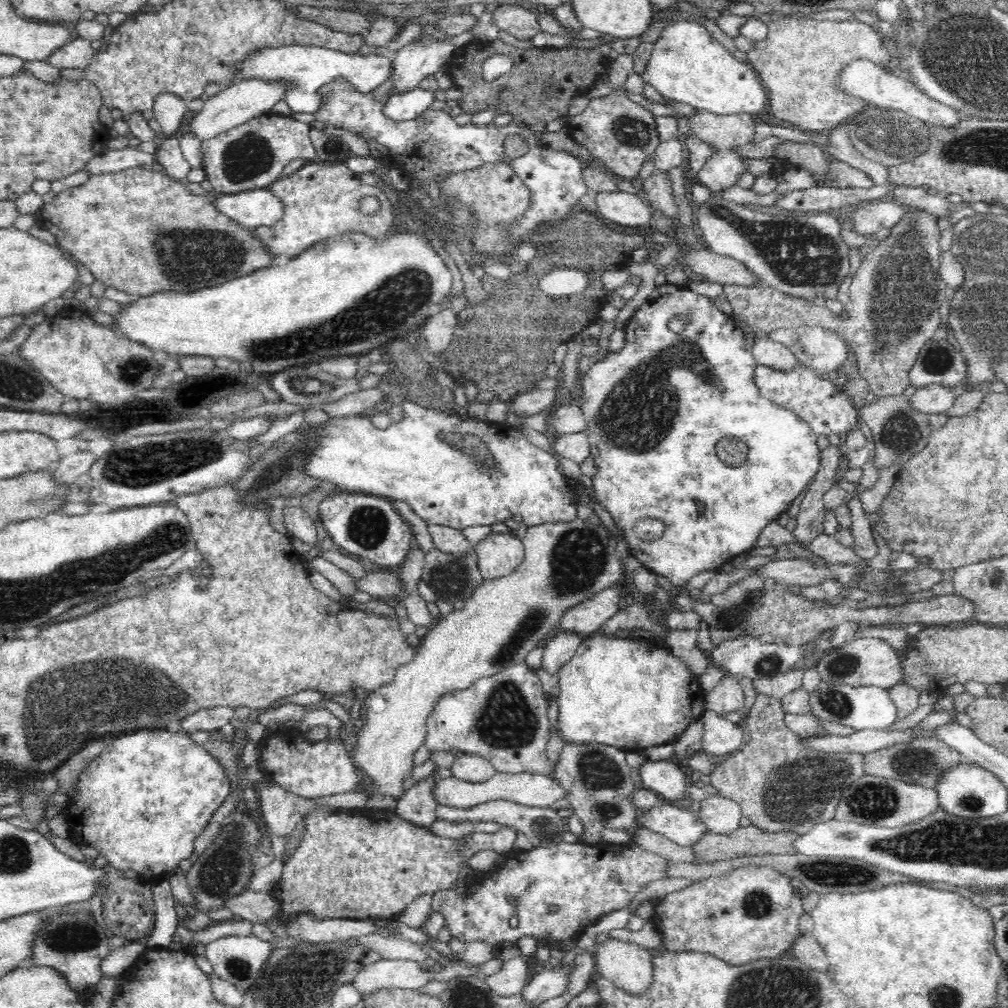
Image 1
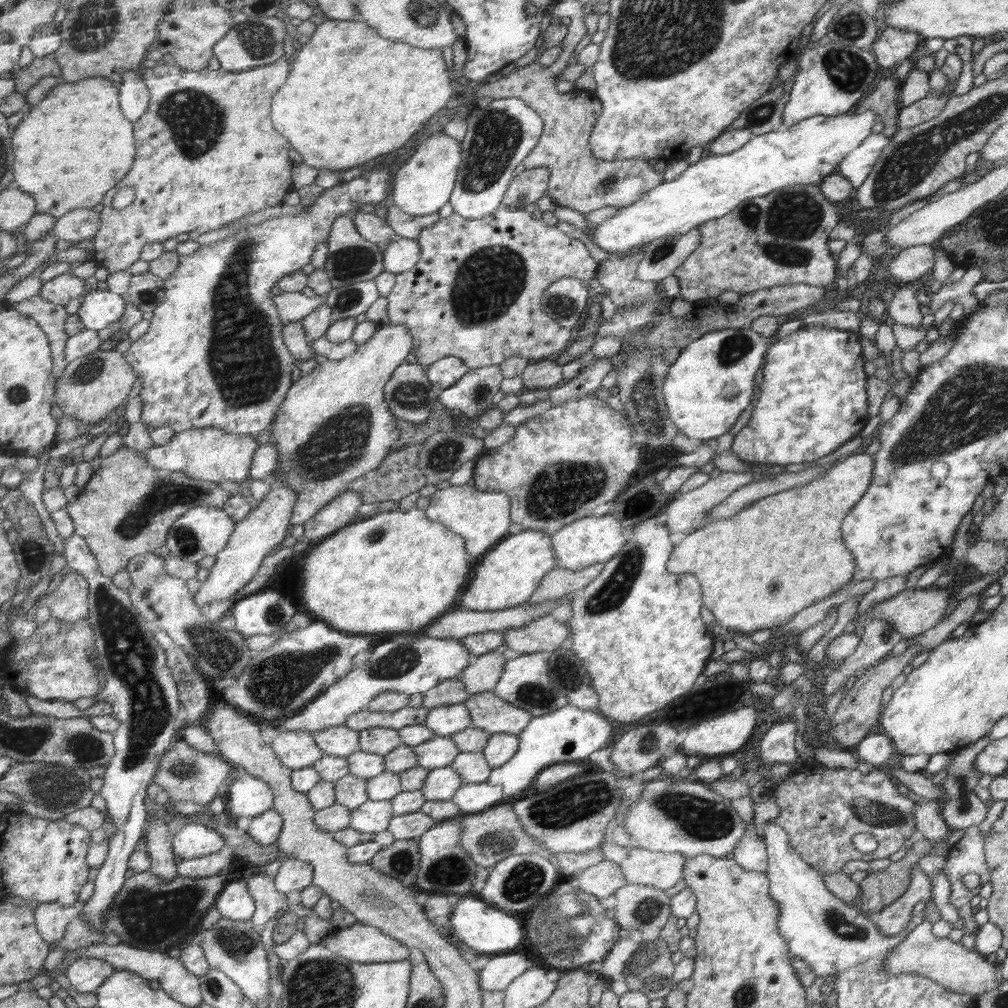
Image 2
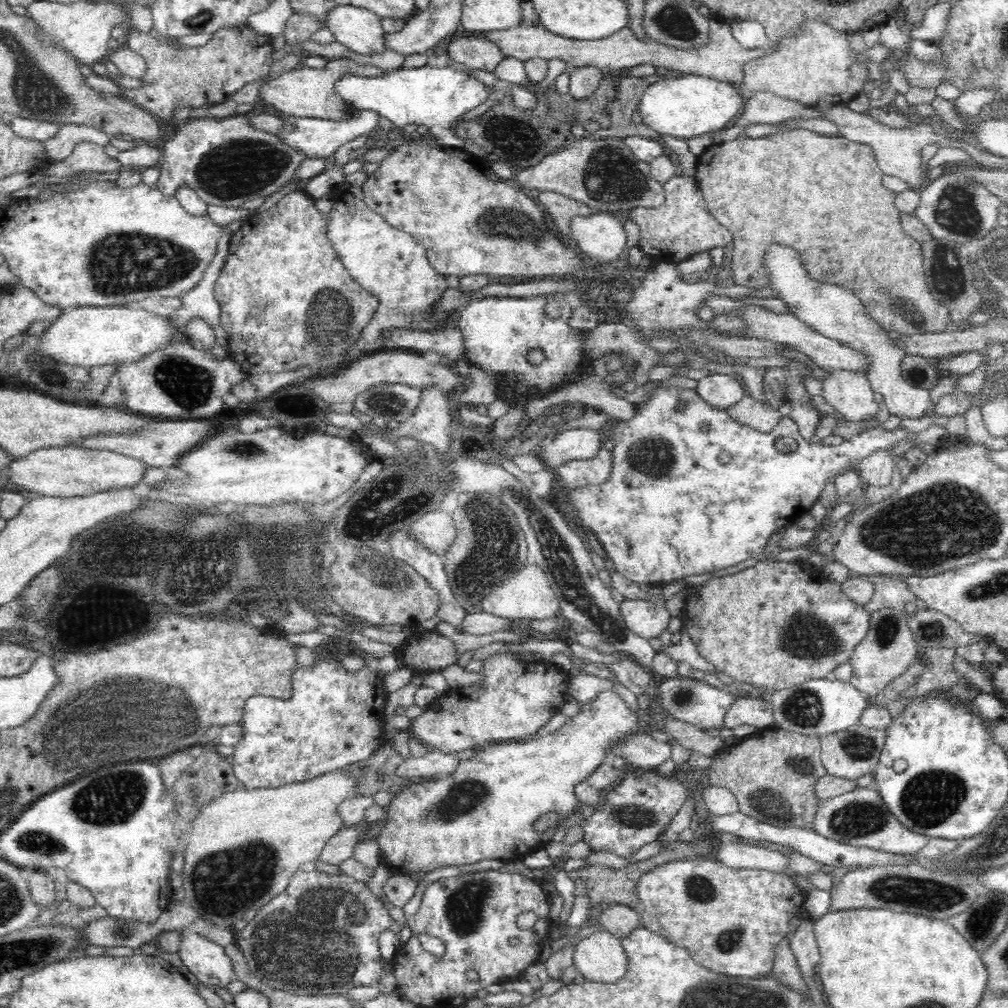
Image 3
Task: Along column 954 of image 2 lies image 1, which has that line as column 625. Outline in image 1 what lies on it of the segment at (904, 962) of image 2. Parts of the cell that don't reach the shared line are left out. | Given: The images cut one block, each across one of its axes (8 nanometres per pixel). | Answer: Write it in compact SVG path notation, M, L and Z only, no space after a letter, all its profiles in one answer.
M610 939L596 945L594 950L595 973L606 976L626 993L638 994L648 990L654 973L649 949L632 941Z

